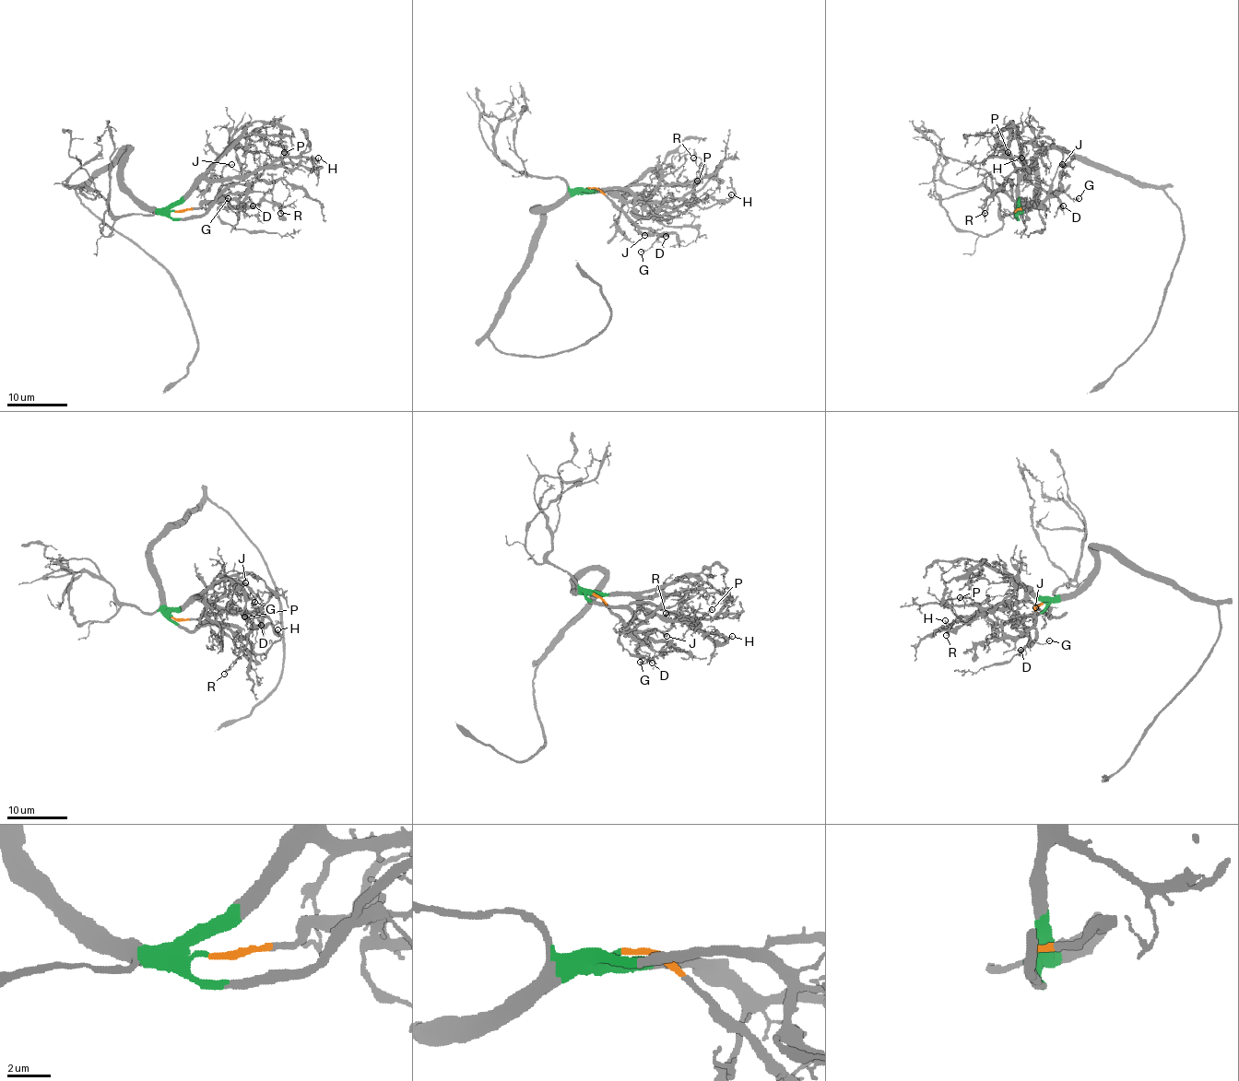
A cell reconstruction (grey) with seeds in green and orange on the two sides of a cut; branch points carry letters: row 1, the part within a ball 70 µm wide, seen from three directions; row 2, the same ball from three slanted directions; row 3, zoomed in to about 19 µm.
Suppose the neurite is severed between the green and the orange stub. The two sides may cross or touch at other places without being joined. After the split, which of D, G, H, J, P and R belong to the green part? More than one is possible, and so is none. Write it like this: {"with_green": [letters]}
{"with_green": ["H", "P", "R"]}

